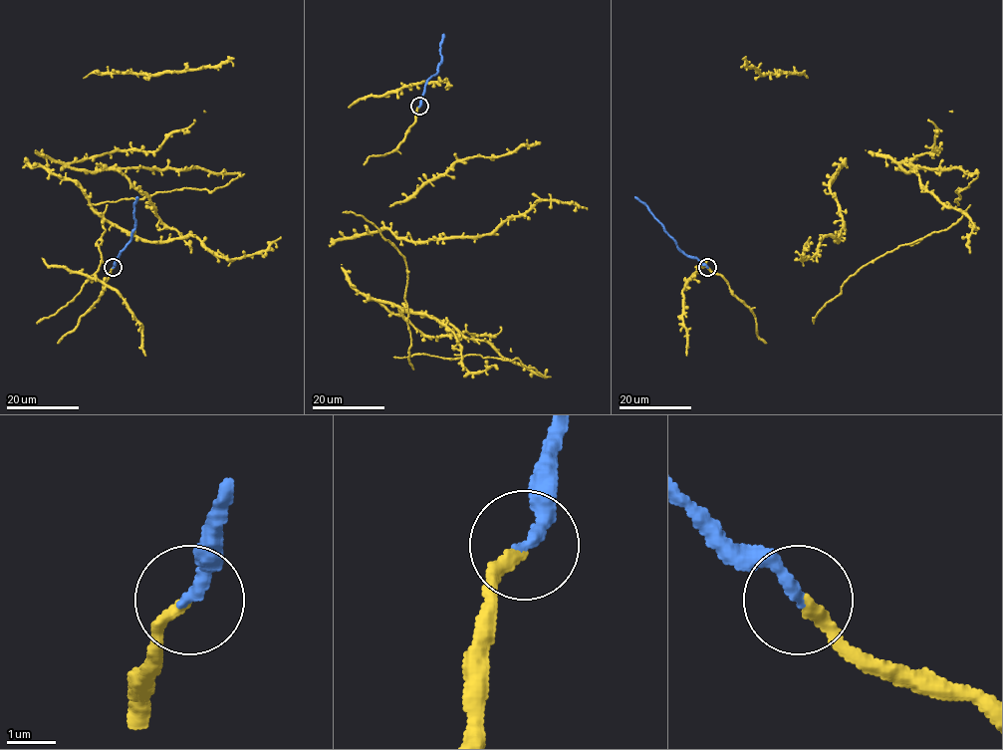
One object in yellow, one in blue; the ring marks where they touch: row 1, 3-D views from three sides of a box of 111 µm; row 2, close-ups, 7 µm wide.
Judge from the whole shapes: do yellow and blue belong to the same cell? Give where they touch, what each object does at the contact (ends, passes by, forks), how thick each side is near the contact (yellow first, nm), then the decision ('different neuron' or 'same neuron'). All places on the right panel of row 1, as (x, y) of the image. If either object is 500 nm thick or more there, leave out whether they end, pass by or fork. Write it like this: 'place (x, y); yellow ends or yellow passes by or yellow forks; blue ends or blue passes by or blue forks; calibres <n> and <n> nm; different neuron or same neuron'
place (707, 267); yellow ends; blue ends; calibres 240 and 260 nm; same neuron

